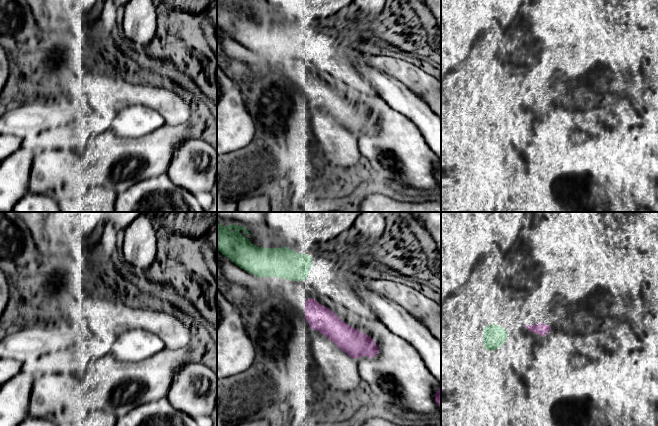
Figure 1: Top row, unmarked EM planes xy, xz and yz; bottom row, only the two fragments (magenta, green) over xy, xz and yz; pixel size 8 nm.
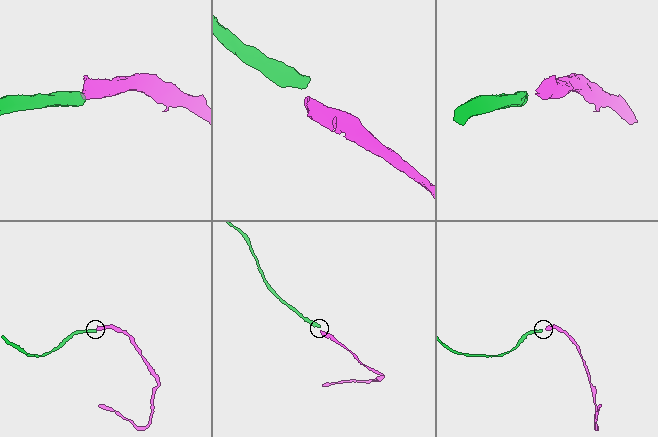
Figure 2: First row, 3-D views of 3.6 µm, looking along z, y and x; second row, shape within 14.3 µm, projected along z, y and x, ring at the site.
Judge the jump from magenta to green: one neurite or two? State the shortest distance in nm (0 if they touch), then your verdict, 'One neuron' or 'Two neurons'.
Distance 150 nm. Two neurons

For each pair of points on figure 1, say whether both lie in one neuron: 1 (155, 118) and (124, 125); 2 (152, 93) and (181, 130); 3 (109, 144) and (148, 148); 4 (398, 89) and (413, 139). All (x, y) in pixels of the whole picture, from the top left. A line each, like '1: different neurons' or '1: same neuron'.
1: same neuron
2: different neurons
3: same neuron
4: different neurons

